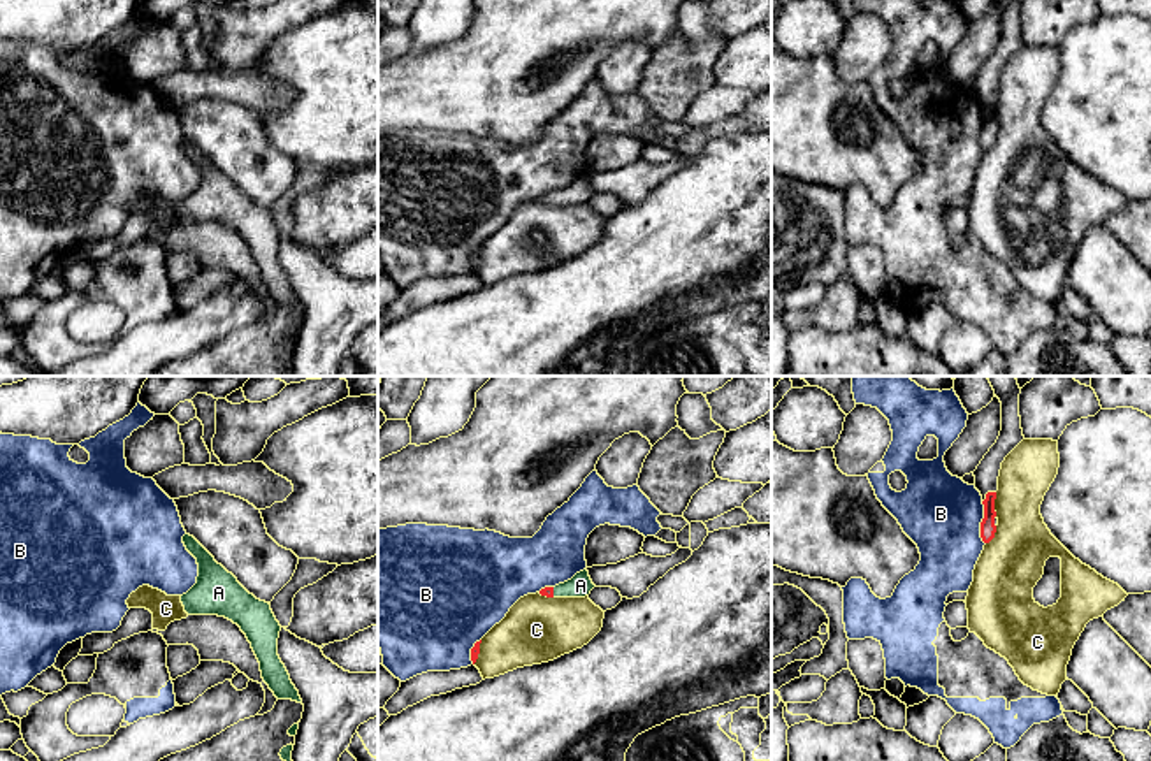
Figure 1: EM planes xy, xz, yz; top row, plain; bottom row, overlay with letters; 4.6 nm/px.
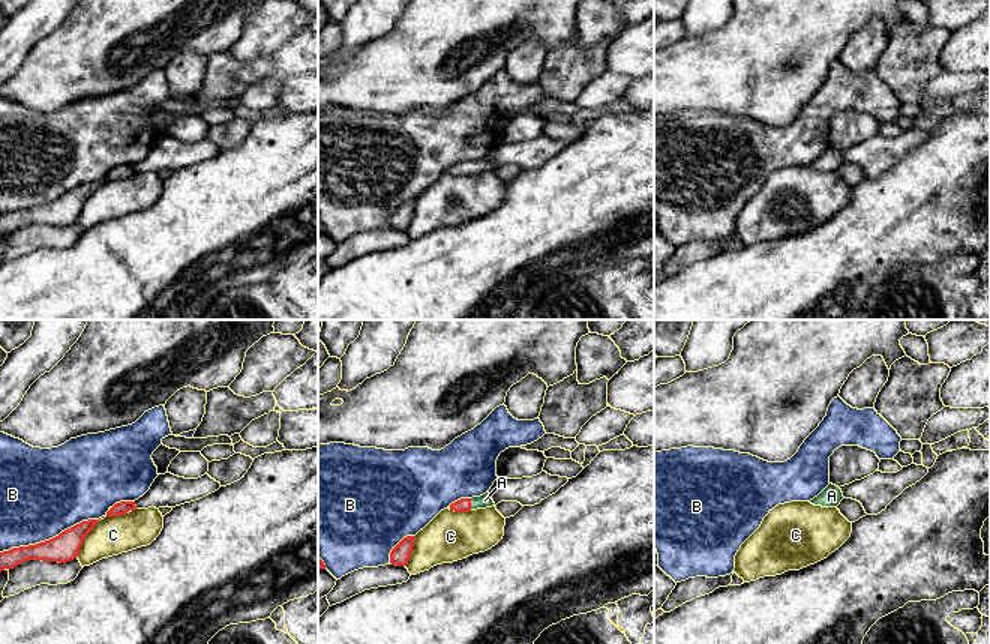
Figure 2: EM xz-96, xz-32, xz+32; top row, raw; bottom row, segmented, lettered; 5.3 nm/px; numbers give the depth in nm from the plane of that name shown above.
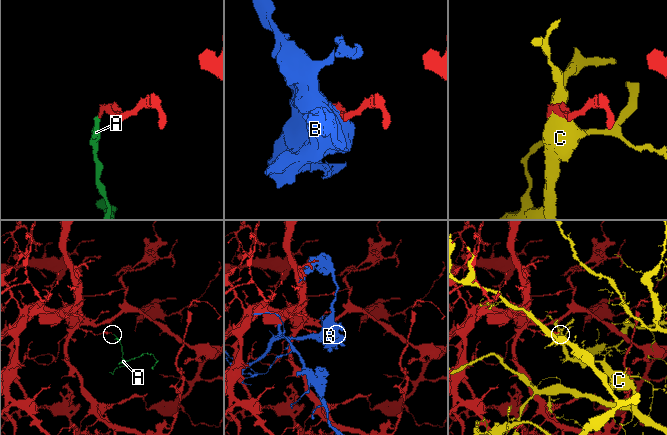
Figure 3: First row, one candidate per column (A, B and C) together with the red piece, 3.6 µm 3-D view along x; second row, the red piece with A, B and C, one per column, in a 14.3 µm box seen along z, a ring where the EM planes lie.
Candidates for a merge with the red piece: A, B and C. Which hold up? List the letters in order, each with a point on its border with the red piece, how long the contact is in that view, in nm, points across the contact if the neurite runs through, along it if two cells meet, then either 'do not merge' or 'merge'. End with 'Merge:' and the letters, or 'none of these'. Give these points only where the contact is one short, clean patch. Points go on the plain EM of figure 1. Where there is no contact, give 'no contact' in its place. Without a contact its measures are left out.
A: meets red in xz at (552, 199); contact 50 nm long; runs through xz (549, 197), (552, 199), (580, 192); merge
B: meets red in yz at (981, 129); contact 200 nm long; do not merge
C: meets red in yz at (993, 111); contact 110 nm long; do not merge
Merge: A

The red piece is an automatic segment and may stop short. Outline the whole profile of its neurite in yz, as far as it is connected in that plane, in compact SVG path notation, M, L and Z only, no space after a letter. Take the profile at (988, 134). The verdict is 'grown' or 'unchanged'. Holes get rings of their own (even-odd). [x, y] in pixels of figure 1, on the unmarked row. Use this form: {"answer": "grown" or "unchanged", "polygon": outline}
{"answer": "unchanged", "polygon": "M988 98L986 105L982 107L982 111L984 111L984 125L981 128L981 144L982 144L984 149L989 149L995 144L995 139L996 139L995 105L996 105L996 98Z"}

